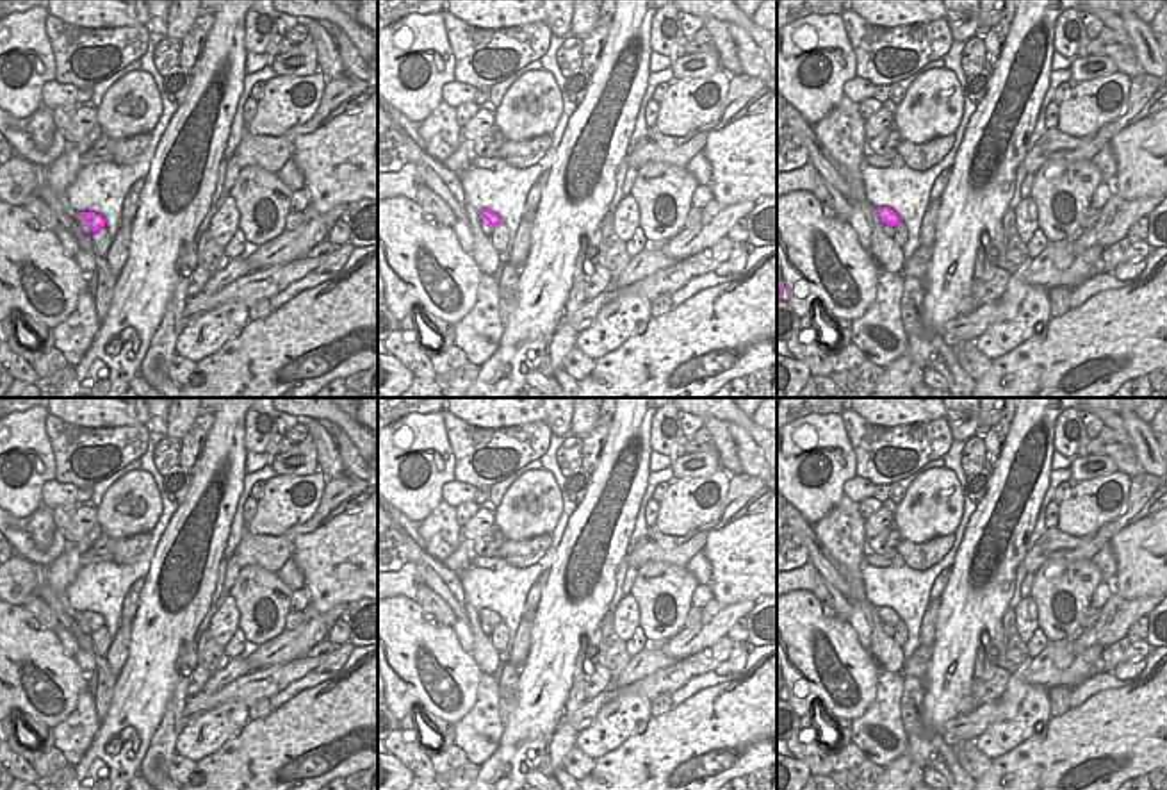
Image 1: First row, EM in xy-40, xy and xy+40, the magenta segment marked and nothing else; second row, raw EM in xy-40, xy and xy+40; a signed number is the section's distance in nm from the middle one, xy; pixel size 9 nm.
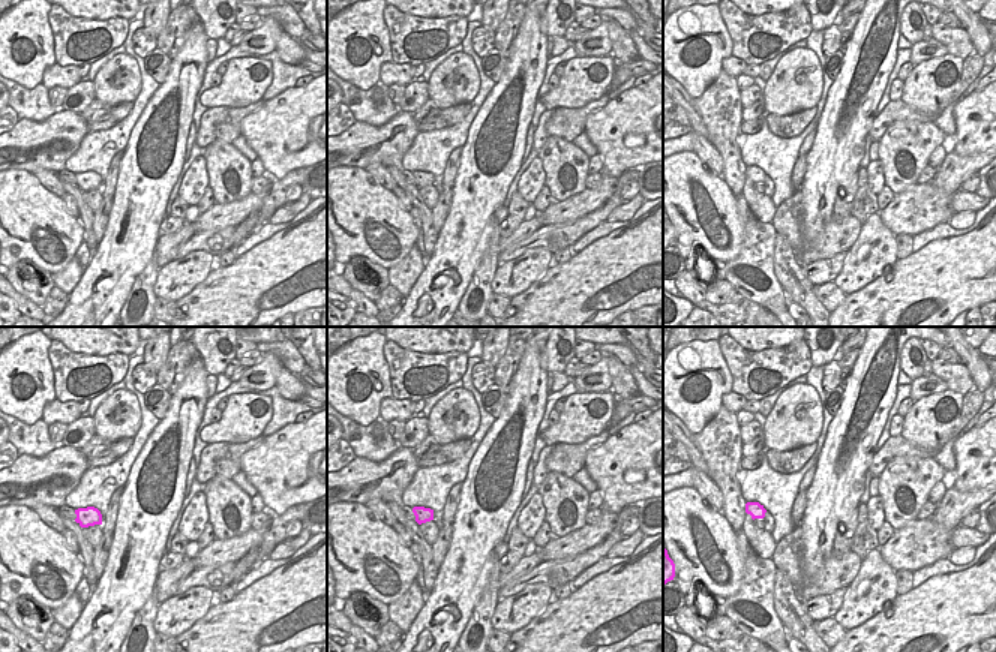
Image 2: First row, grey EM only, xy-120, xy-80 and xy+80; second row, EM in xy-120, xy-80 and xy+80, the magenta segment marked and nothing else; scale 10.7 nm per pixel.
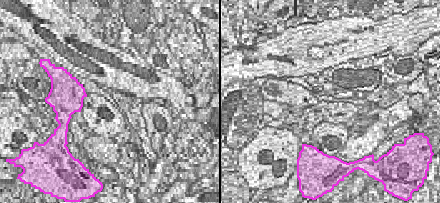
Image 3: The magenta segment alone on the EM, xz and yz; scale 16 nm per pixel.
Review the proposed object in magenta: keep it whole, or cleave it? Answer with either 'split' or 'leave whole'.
leave whole

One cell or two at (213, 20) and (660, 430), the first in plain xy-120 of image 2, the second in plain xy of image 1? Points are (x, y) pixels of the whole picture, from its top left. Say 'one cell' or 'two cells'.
one cell

